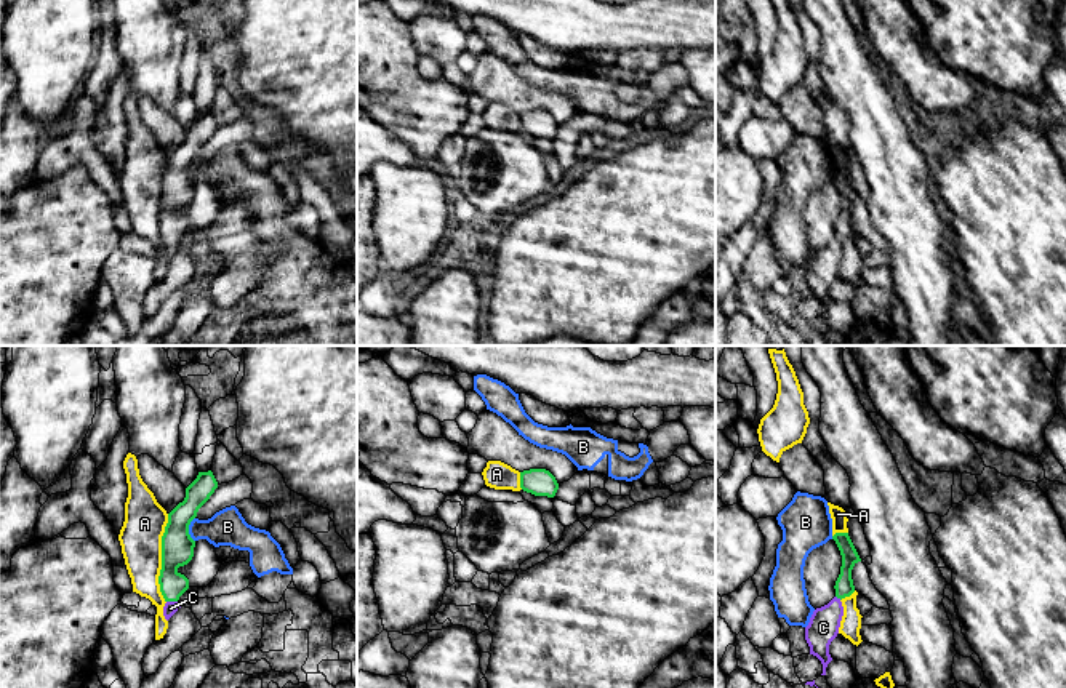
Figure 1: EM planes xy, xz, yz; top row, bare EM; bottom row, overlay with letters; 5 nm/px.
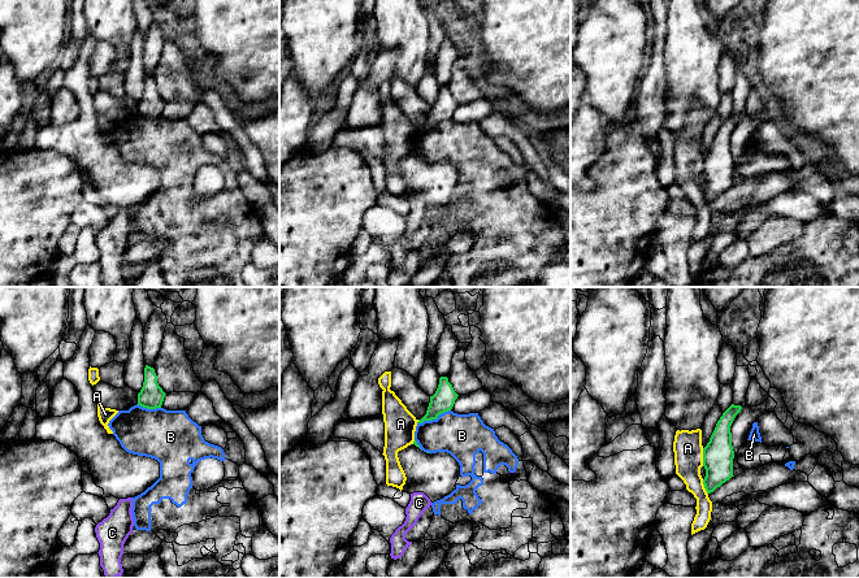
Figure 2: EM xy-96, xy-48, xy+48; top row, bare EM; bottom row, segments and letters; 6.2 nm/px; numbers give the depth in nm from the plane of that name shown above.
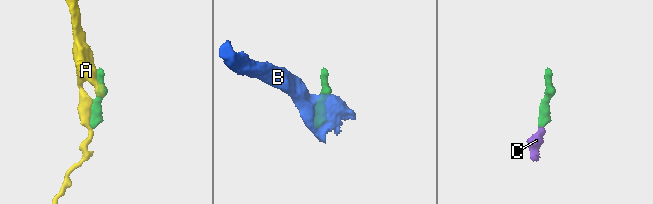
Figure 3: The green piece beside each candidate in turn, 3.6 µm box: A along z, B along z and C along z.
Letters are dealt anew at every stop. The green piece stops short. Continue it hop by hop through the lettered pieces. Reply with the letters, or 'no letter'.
C

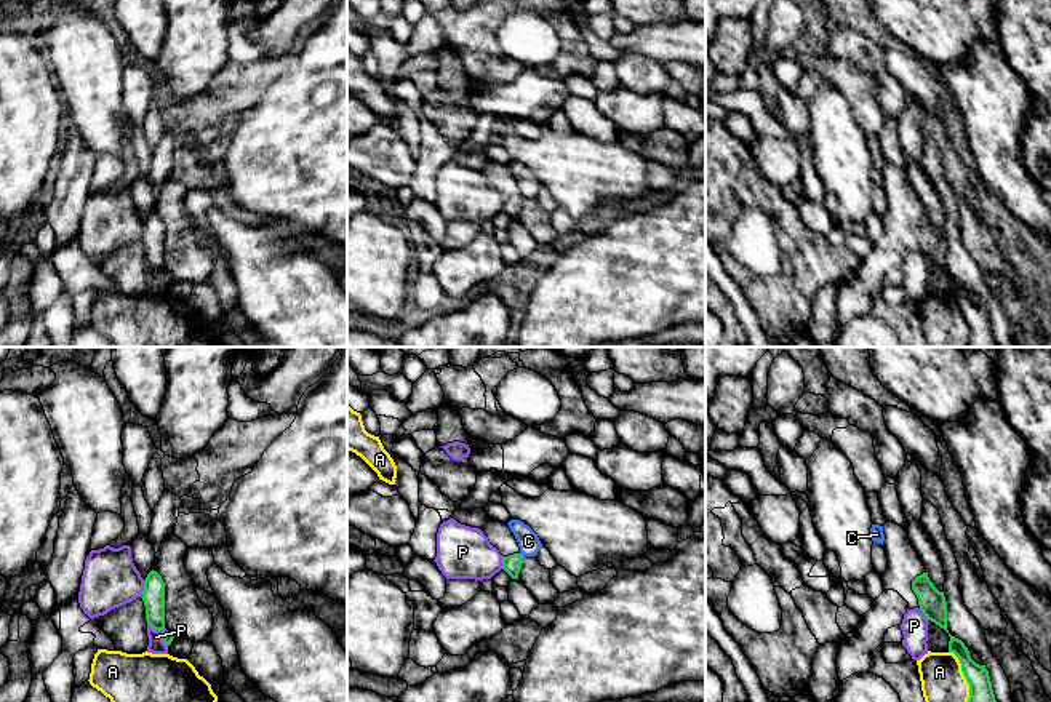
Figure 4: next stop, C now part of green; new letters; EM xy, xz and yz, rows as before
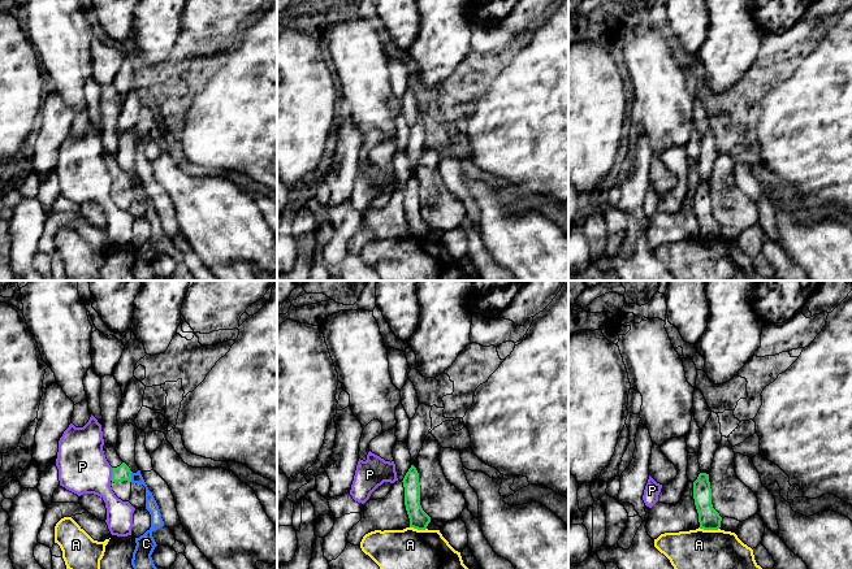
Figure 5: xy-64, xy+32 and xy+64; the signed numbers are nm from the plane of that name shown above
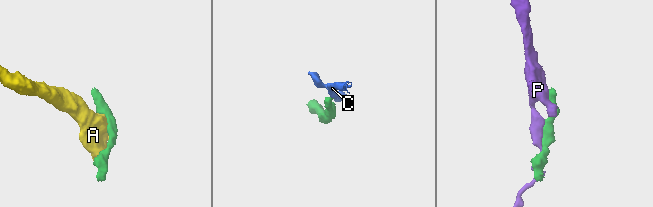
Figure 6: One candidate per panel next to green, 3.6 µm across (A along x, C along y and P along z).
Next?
no letter

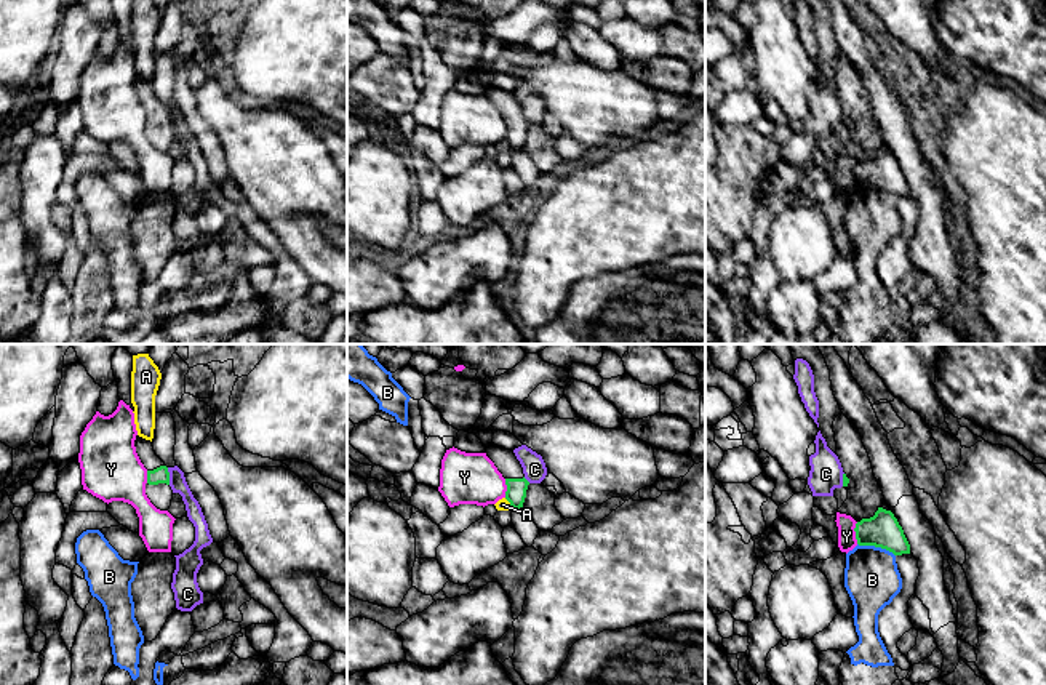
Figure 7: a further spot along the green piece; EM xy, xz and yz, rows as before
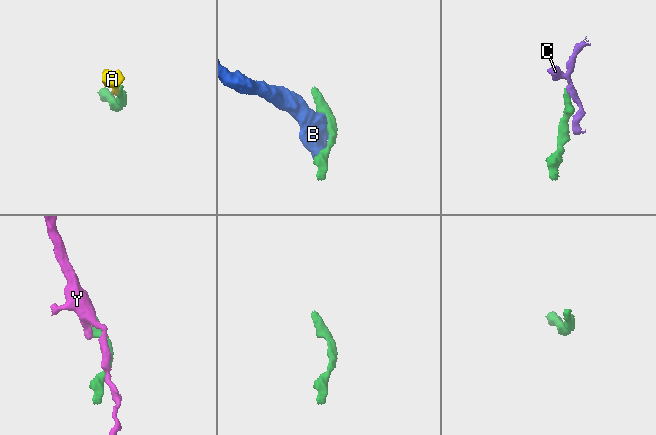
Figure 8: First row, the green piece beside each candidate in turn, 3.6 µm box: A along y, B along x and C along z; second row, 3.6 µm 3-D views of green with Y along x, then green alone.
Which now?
no letter

